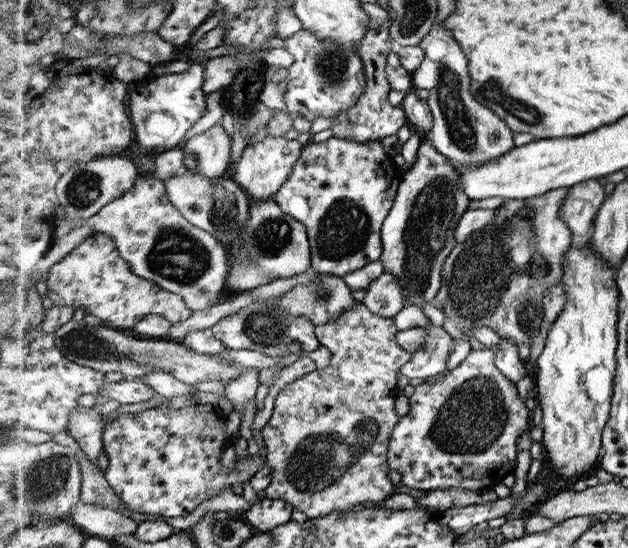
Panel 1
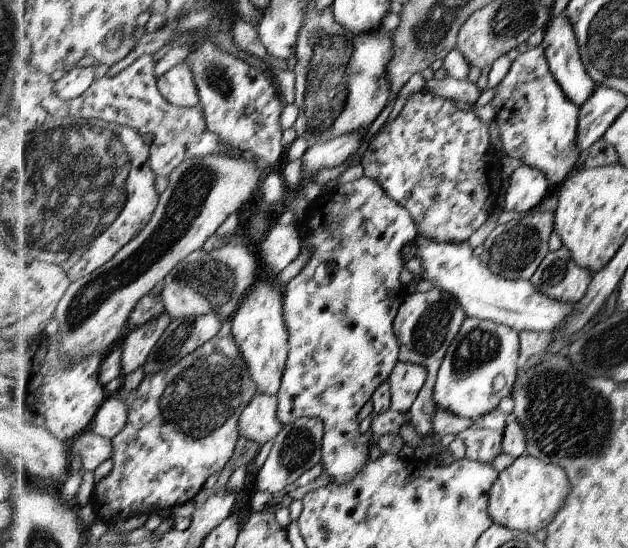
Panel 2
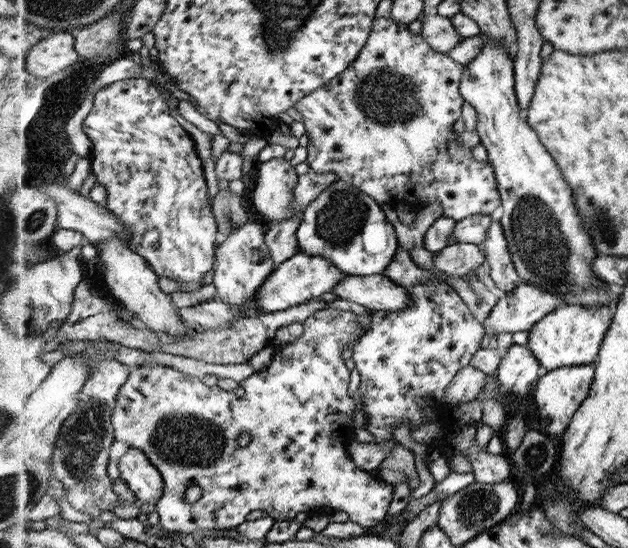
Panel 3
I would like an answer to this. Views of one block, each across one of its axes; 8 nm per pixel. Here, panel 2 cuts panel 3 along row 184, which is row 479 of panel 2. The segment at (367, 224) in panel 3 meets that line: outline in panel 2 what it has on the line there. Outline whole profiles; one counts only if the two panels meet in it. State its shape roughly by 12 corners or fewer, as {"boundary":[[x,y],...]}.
{"boundary":[[366,175],[324,189],[282,289],[282,425],[367,466],[358,412],[400,361],[411,213]]}

